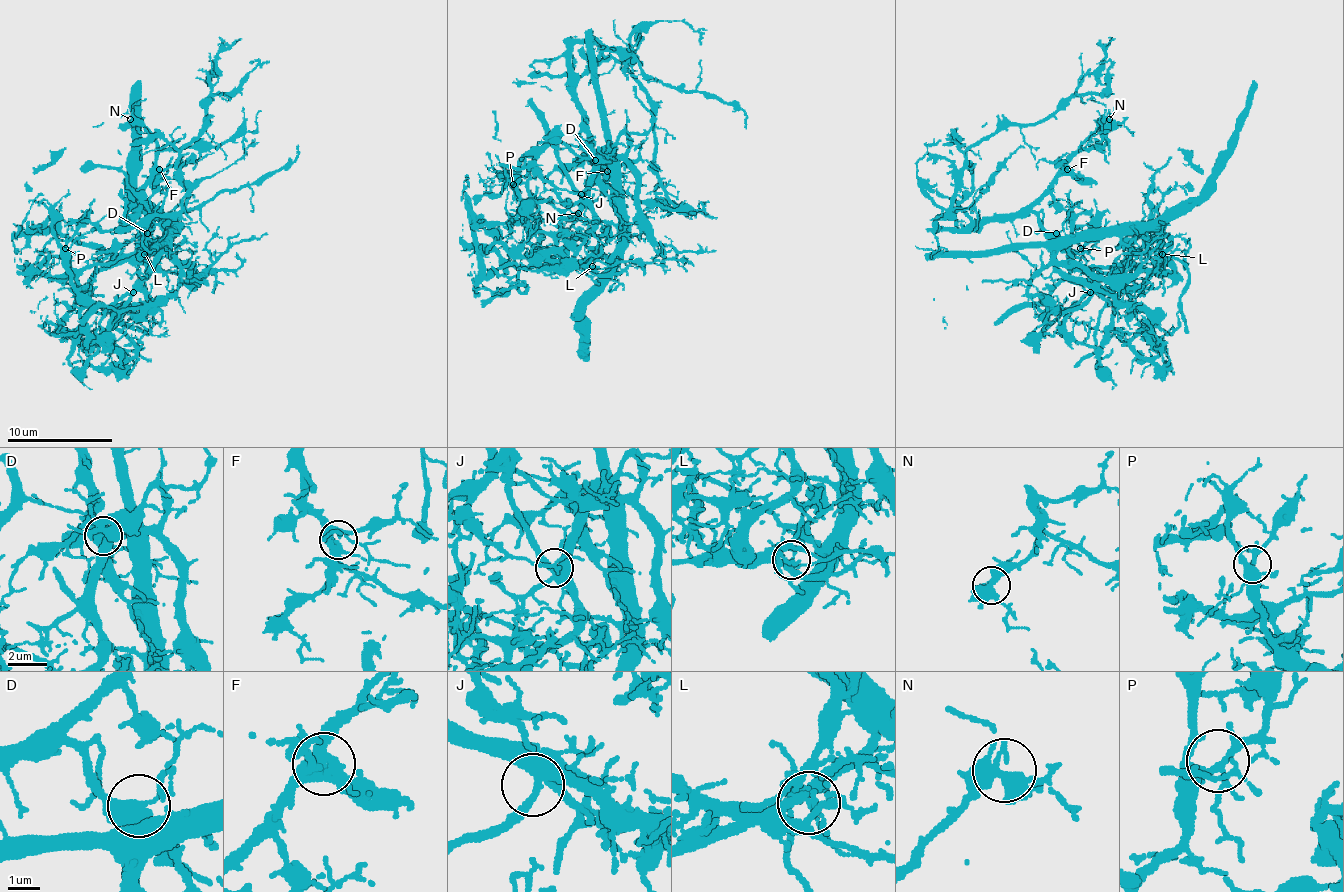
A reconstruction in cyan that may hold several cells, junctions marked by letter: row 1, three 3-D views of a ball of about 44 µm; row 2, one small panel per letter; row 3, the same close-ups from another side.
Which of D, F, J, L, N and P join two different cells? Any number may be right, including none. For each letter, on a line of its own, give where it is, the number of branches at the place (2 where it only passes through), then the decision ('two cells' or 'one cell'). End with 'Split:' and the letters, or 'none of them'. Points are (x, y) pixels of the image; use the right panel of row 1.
D: place (1056, 233); branches 4; two cells
F: place (1067, 169); branches 5; one cell
J: place (1090, 292); branches 4; one cell
L: place (1162, 254); branches 6; two cells
N: place (1109, 119); branches 6; one cell
P: place (1080, 248); branches 6; one cell
Split: D, L

